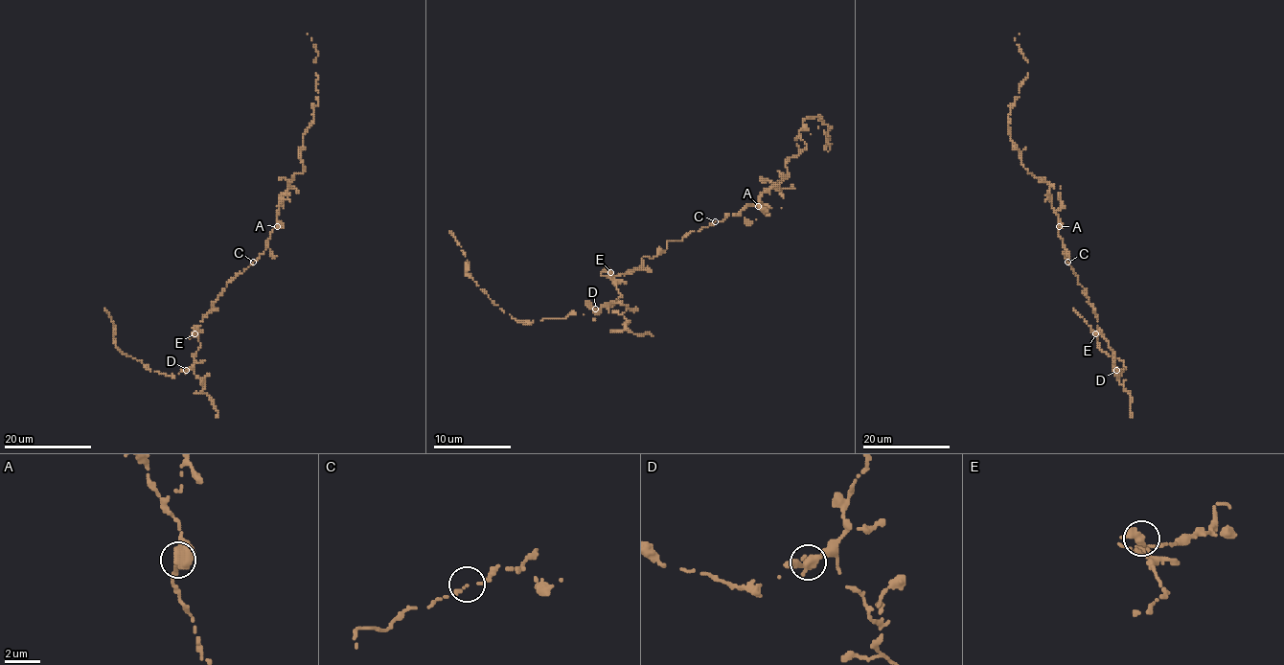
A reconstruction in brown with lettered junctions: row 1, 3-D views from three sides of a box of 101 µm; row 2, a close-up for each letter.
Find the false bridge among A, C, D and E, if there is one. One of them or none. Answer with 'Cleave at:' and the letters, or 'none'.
Cleave at: D

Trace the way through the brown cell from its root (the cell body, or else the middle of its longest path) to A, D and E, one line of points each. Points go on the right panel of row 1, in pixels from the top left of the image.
A: (1067, 262), (1059, 226)
D: (1067, 262), (1085, 289), (1087, 302), (1094, 309), (1097, 325), (1113, 354), (1116, 370)
E: (1067, 262), (1085, 289), (1087, 302), (1094, 309), (1100, 330), (1095, 333)

